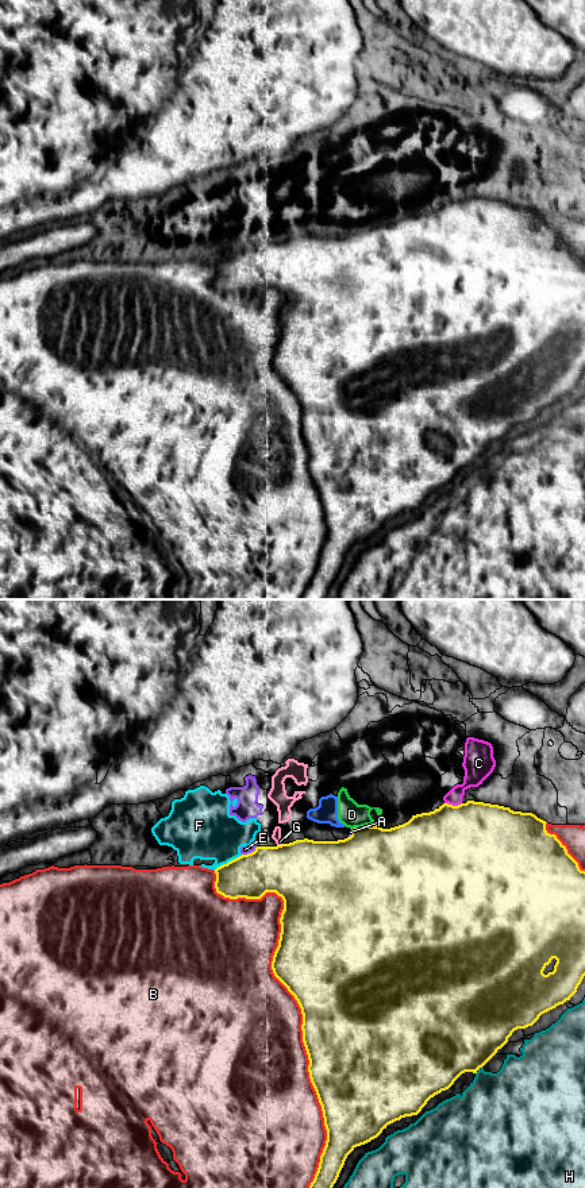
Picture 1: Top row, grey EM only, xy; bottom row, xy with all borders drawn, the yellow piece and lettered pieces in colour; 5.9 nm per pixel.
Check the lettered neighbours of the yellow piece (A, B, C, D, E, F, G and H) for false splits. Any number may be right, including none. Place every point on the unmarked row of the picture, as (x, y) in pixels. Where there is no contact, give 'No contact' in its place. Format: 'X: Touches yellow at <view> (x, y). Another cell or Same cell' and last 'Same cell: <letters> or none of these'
A: Touches yellow at xy (351, 230). Another cell
B: Touches yellow at xy (300, 402). Another cell
C: Touches yellow at xy (451, 200). Another cell
D: Touches yellow at xy (360, 223). Another cell
E: Touches yellow at xy (249, 249). Another cell
F: Touches yellow at xy (229, 257). Another cell
G: Touches yellow at xy (278, 240). Another cell
H: No contact. Another cell
Same cell: none of these

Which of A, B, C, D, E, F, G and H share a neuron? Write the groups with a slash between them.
A C D E F G / B / H

